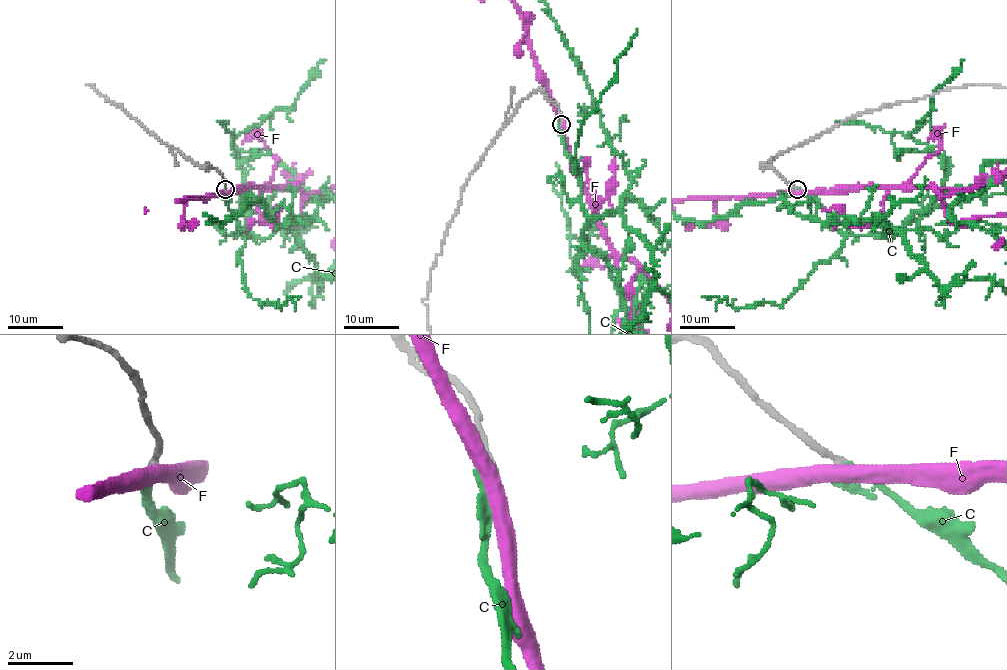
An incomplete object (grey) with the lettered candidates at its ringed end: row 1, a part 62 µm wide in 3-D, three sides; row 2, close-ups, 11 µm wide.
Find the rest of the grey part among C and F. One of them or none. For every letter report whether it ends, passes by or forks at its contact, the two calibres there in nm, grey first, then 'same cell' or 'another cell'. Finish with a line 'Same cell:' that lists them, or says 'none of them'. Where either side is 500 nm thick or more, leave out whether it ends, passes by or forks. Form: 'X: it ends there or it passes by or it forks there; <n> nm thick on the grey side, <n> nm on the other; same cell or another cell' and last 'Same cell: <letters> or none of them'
C: it passes by; 220 nm thick on the grey side, 220 nm on the other; same cell
F: it passes by; 200 nm thick on the grey side, 460 nm on the other; another cell
Same cell: C

